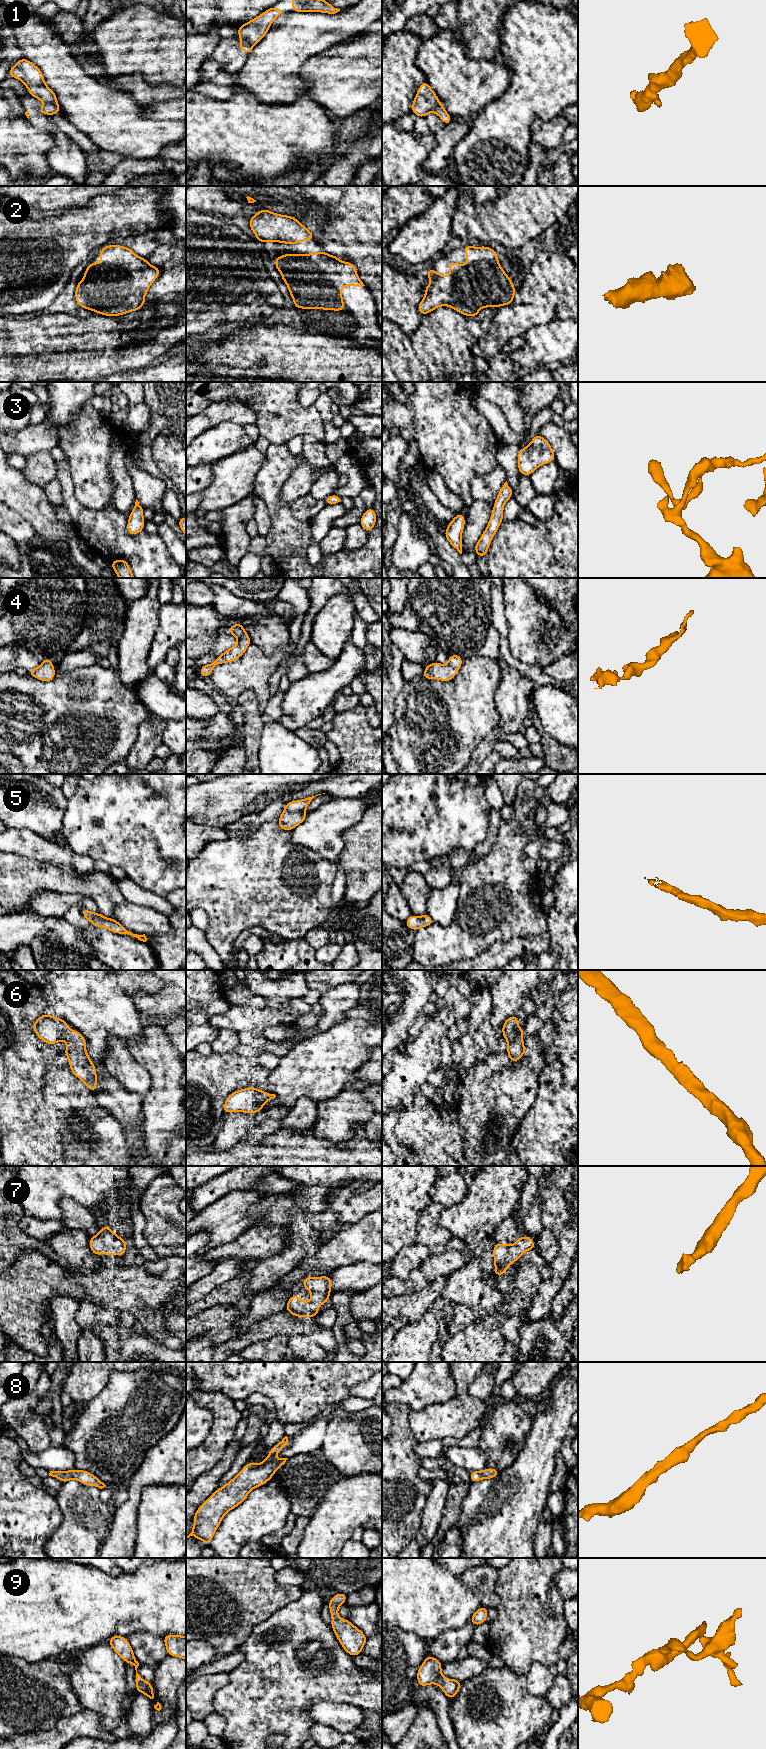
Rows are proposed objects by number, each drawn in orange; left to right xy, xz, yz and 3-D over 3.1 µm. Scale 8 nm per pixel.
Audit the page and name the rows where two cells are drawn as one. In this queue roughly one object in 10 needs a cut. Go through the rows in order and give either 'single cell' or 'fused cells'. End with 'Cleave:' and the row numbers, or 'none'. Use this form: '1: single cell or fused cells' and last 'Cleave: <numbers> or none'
1: fused cells
2: single cell
3: single cell
4: single cell
5: single cell
6: single cell
7: single cell
8: single cell
9: single cell
Cleave: 1

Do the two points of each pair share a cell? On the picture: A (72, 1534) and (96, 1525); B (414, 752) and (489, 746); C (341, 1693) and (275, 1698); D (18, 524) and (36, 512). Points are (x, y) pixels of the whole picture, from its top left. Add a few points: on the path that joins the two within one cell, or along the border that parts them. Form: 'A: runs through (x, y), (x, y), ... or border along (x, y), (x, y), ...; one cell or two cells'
A: runs through (78, 1533), (86, 1525), (90, 1525); one cell
B: border along (494, 732), (490, 732), (473, 750), (468, 763); two cells
C: runs through (325, 1693), (291, 1693); one cell
D: border along (10, 508), (19, 513), (33, 527), (37, 534); two cells

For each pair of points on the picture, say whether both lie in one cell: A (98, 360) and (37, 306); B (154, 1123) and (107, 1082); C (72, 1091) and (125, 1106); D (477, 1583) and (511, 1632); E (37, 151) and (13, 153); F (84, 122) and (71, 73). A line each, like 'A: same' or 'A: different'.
A: different
B: different
C: different
D: different
E: same
F: same

